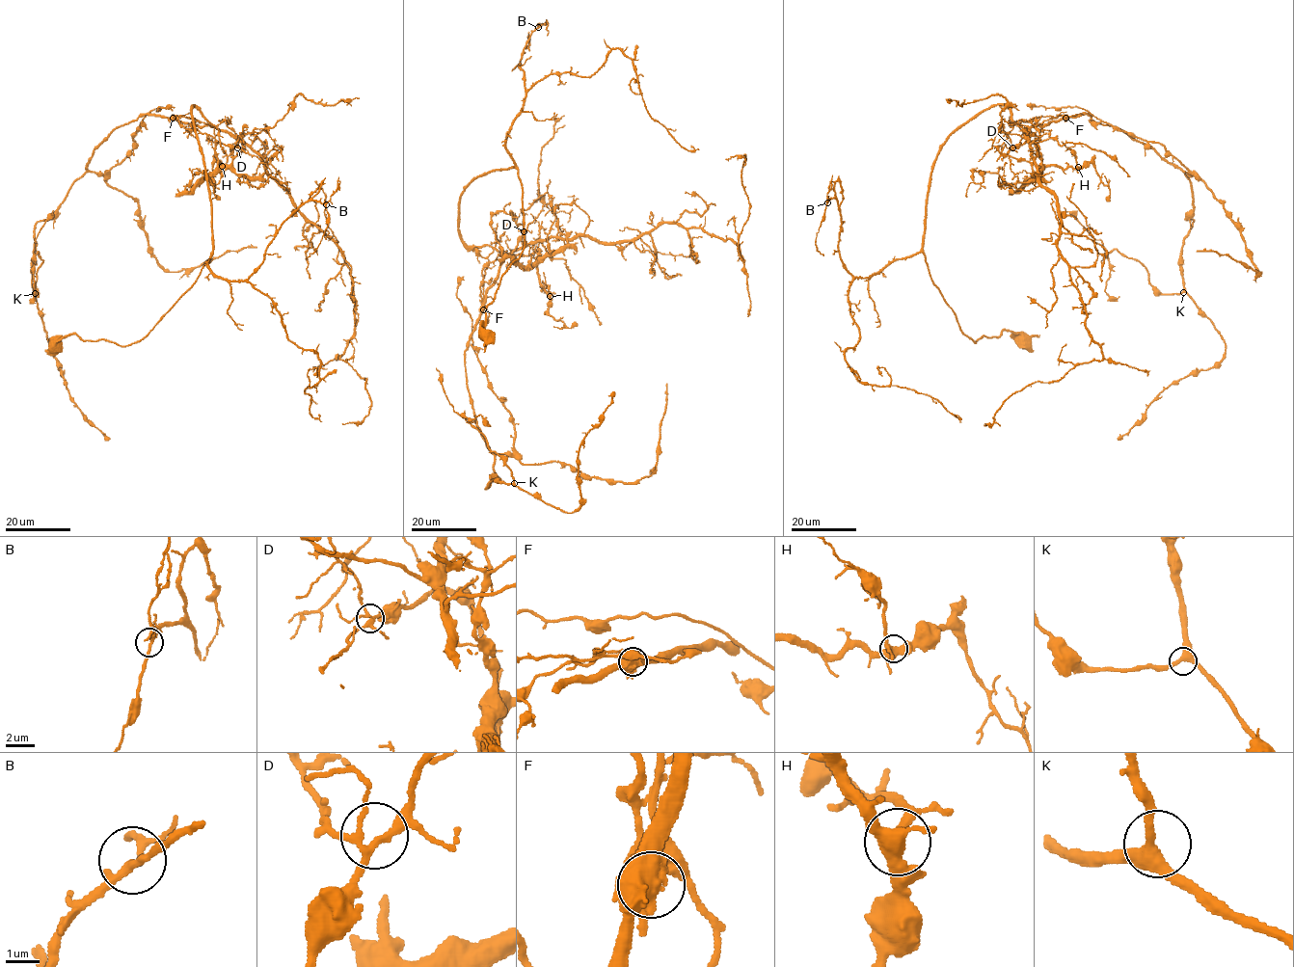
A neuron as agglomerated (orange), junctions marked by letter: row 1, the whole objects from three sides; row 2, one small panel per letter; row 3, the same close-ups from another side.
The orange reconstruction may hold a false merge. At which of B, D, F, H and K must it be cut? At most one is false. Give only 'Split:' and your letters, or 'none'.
Split: F

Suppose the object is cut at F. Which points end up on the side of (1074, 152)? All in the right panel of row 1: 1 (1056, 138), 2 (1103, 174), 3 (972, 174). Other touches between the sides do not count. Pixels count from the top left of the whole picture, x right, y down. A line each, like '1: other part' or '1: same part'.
1: other part
2: same part
3: same part

